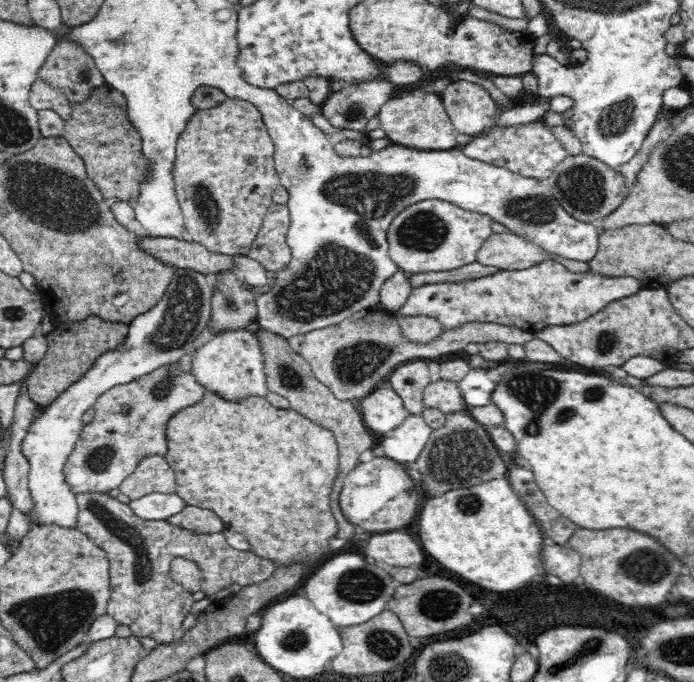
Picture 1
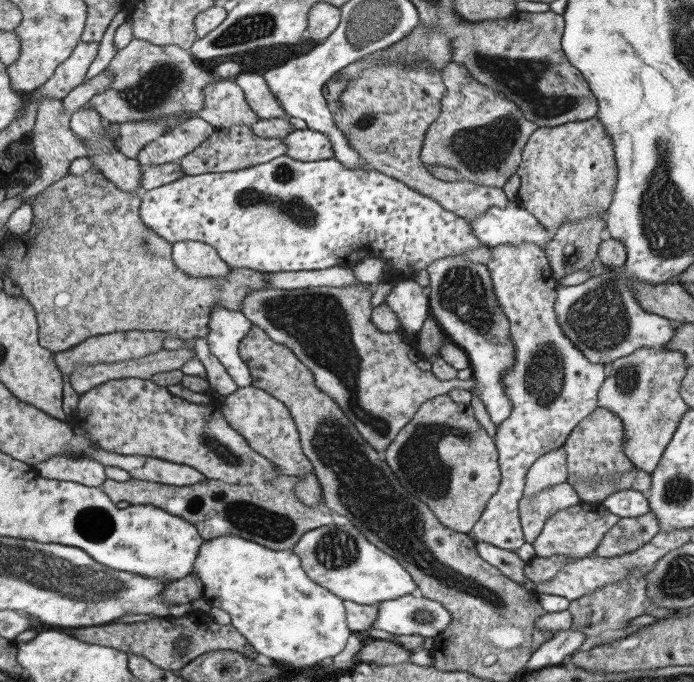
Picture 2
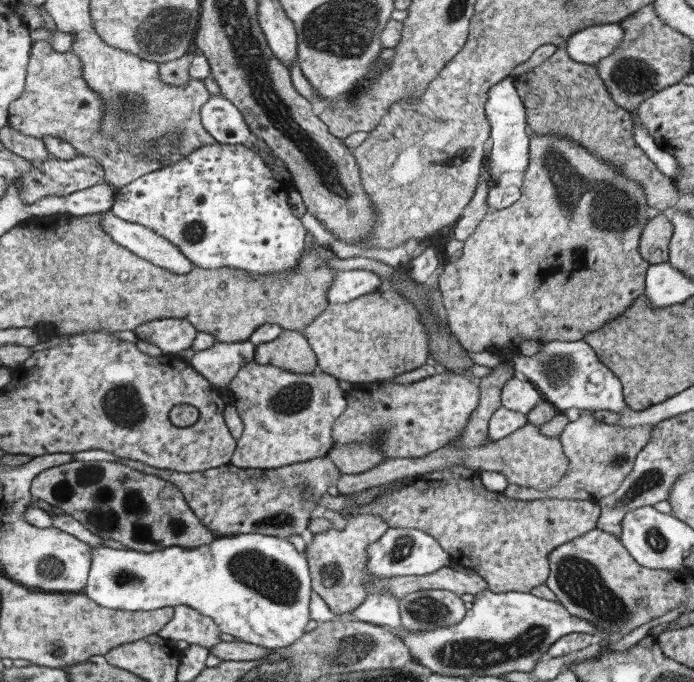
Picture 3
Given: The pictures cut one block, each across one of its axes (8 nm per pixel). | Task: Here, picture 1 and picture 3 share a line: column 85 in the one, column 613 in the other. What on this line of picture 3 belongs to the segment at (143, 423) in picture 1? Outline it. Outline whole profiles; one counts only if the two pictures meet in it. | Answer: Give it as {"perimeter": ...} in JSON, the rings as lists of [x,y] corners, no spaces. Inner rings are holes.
{"perimeter":[[[593,410],[581,411],[575,422],[568,422],[558,437],[569,465],[561,482],[545,490],[546,498],[596,502],[615,492],[633,467],[635,455],[649,441],[651,428],[651,425],[633,429],[615,427],[597,422]]]}

